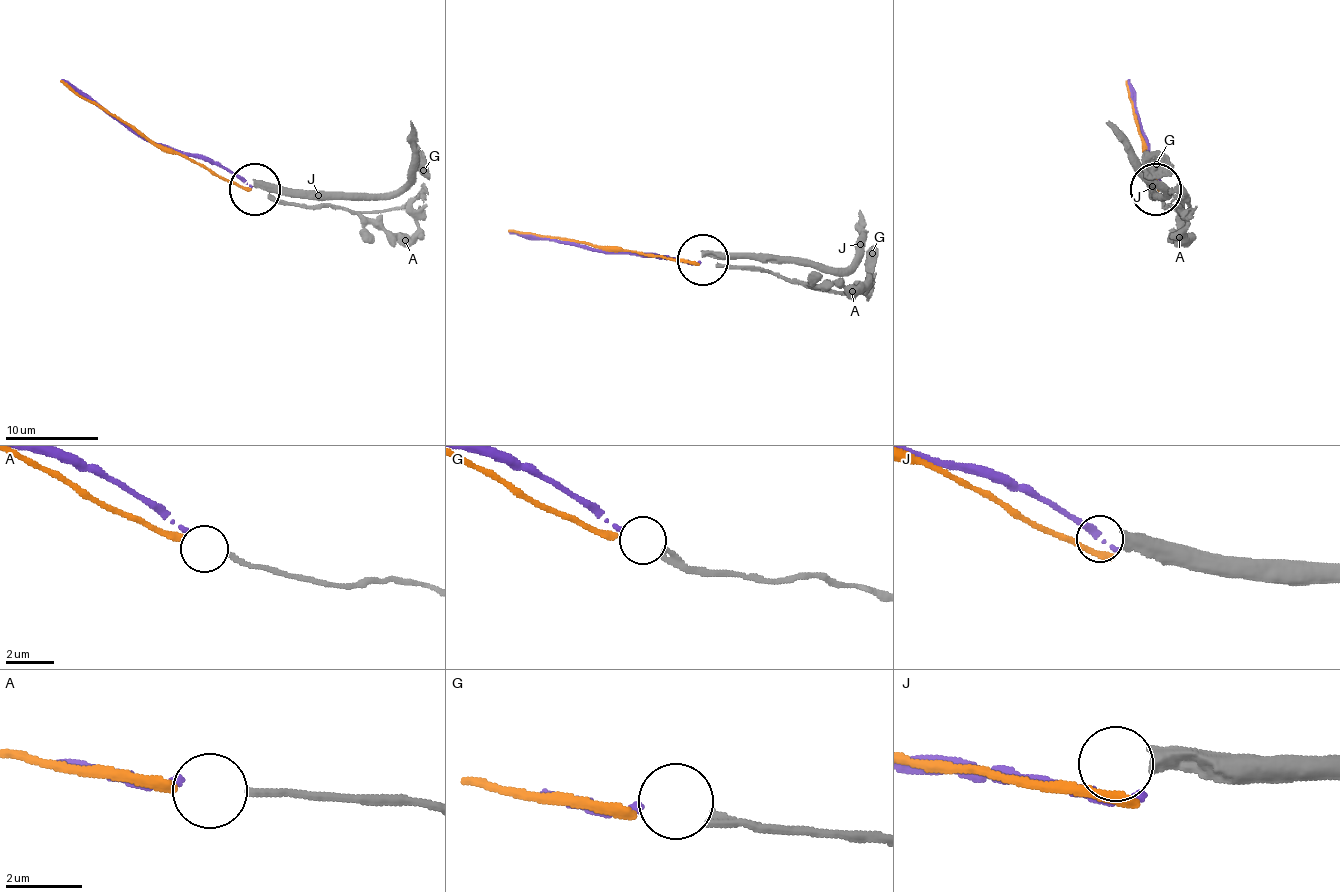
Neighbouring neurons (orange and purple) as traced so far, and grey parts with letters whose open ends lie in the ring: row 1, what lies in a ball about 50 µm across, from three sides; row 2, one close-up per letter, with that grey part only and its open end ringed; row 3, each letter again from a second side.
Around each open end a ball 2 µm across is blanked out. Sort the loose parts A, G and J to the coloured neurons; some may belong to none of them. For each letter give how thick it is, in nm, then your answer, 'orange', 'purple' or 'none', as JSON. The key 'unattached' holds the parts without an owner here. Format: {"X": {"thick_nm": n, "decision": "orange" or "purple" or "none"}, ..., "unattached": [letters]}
{"A": {"thick_nm": 200, "decision": "orange"}, "G": {"thick_nm": 240, "decision": "purple"}, "J": {"thick_nm": 440, "decision": "none"}, "unattached": ["J"]}

